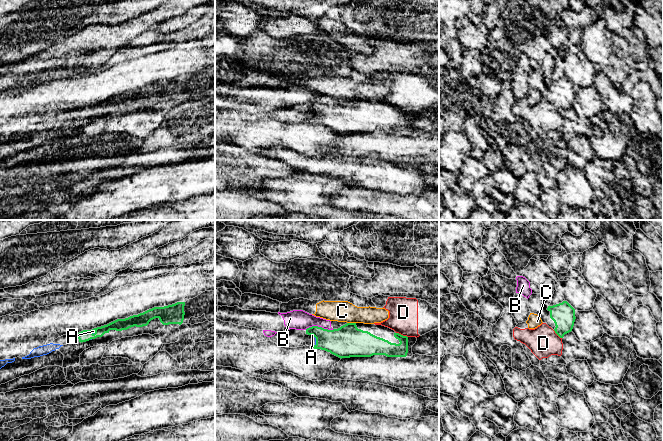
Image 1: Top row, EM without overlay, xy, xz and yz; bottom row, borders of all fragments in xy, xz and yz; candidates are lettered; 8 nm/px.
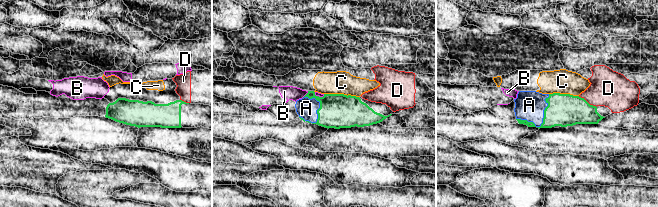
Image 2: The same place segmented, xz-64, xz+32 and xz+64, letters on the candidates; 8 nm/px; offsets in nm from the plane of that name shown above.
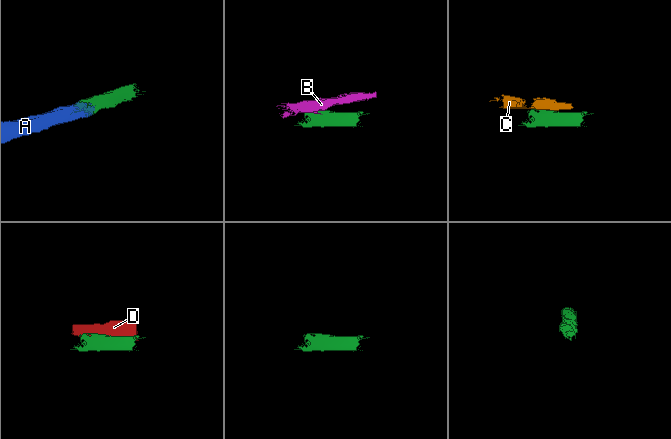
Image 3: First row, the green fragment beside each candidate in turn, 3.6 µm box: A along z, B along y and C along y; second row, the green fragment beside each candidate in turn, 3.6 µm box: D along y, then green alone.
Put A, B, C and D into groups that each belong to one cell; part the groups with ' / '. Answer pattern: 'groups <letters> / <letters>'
groups A / B / C / D

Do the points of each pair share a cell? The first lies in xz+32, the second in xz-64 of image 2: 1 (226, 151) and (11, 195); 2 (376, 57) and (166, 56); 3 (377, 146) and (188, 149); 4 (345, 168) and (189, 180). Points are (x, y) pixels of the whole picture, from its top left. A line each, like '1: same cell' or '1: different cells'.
1: different cells
2: same cell
3: same cell
4: same cell

